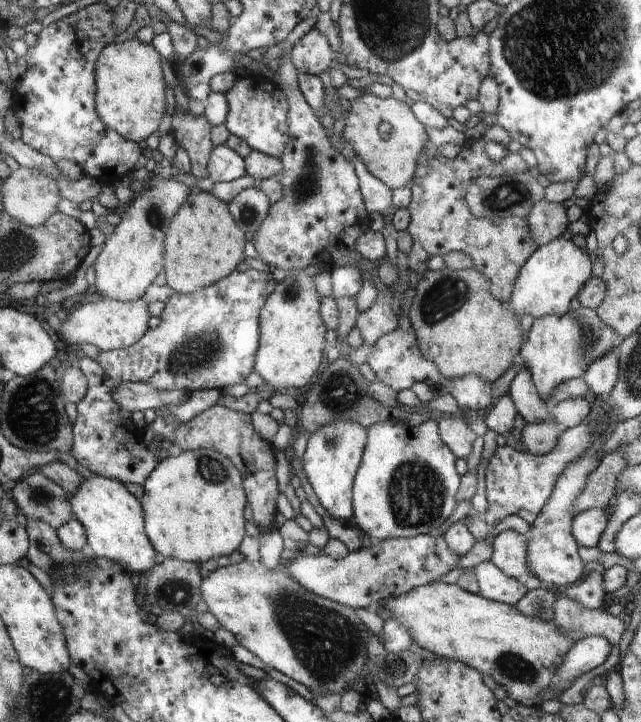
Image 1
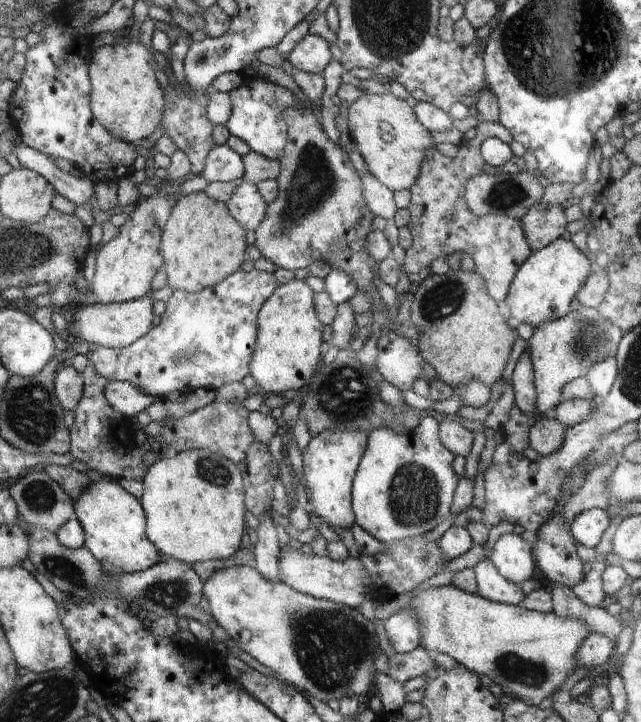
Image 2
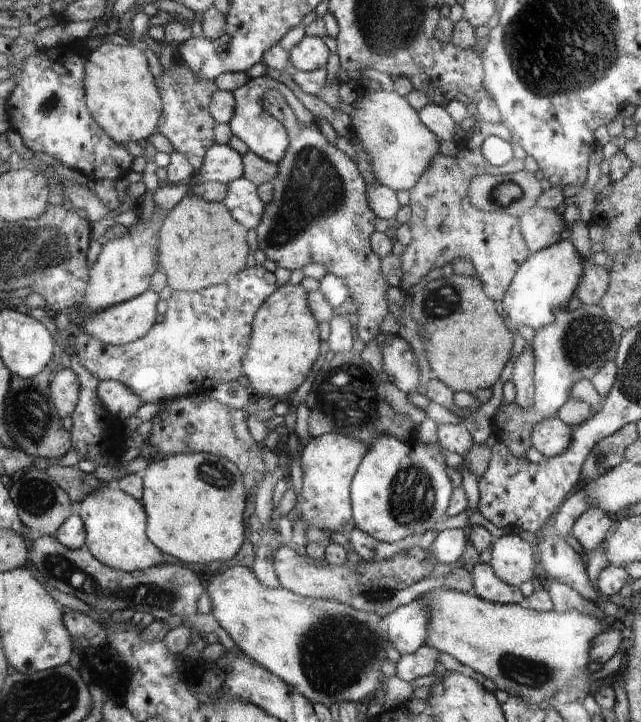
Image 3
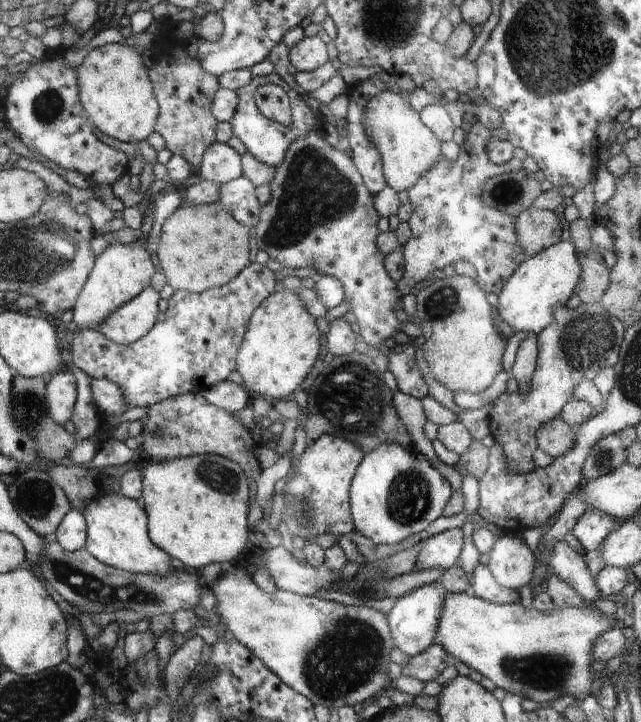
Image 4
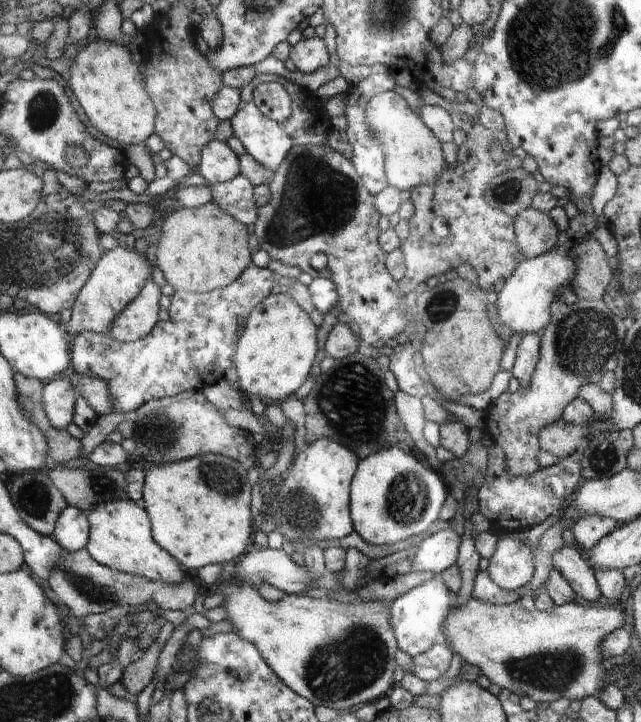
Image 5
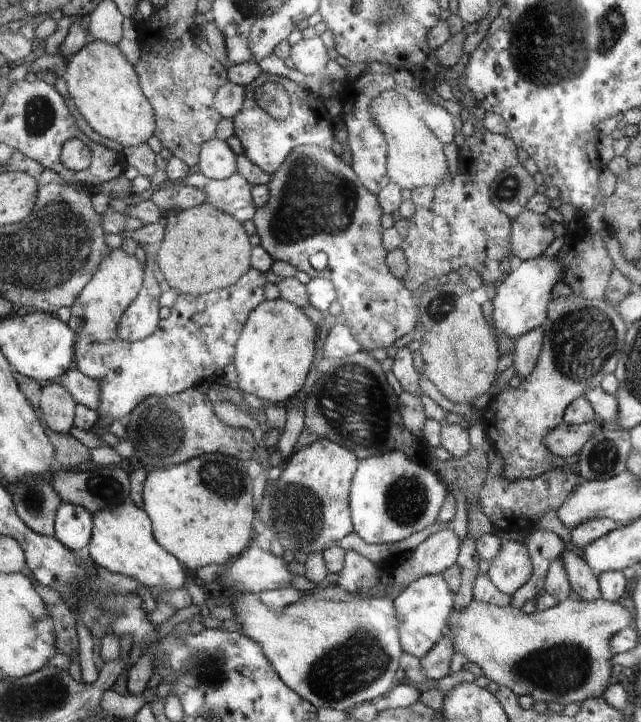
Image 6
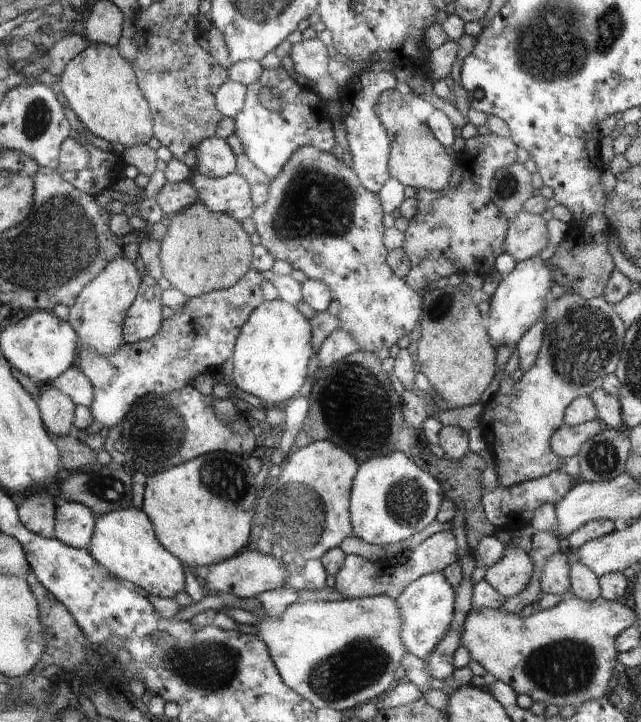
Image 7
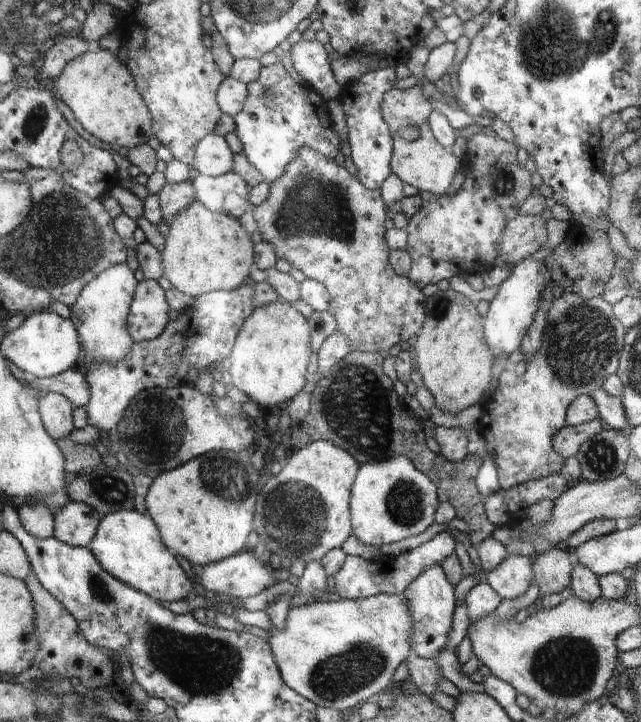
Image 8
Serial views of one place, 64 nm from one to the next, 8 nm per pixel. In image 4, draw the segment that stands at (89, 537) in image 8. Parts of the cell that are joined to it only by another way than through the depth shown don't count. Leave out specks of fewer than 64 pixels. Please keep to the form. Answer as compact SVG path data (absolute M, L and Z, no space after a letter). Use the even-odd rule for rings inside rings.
M71 508L56 529L55 540L68 552L84 548L87 541L87 526L82 511Z

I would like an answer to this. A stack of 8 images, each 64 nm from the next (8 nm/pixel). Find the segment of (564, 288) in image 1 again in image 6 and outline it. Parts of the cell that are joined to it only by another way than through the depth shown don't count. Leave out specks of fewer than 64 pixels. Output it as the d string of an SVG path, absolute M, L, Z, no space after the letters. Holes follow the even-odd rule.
M544 256L544 258L515 261L510 270L504 282L495 287L492 320L497 332L517 339L535 328L542 327L547 321L547 310L550 308L550 298L553 296L552 288L562 281L564 266L557 257Z

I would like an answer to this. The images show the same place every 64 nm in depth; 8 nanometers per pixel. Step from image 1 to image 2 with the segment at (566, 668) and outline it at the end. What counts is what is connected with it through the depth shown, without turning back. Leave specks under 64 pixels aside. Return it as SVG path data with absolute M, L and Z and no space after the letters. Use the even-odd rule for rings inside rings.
M590 633L580 645L576 660L580 660L580 666L589 668L606 664L612 658L612 654L615 654L616 641L602 634Z

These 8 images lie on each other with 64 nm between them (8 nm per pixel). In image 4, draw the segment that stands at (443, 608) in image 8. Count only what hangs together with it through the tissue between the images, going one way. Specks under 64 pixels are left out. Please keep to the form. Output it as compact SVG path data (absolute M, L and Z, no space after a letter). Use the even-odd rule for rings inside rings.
M438 582L418 587L412 594L396 600L396 606L388 615L389 627L395 648L399 648L404 656L414 656L426 650L436 642L436 630L442 614L446 592Z

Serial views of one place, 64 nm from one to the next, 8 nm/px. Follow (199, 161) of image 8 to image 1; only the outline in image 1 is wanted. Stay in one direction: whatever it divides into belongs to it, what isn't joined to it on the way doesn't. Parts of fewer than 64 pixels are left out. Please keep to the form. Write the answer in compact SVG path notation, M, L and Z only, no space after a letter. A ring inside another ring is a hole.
M226 145L215 146L208 161L208 177L216 183L229 183L246 175L244 159Z

